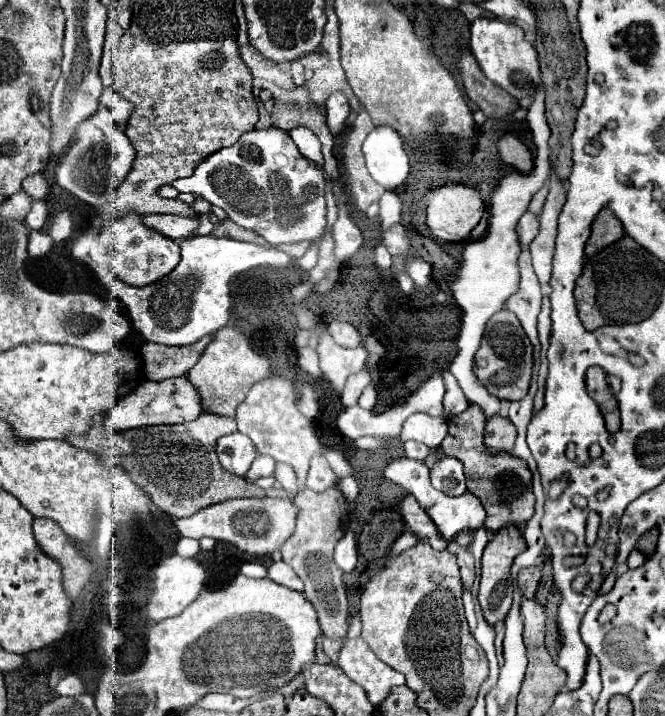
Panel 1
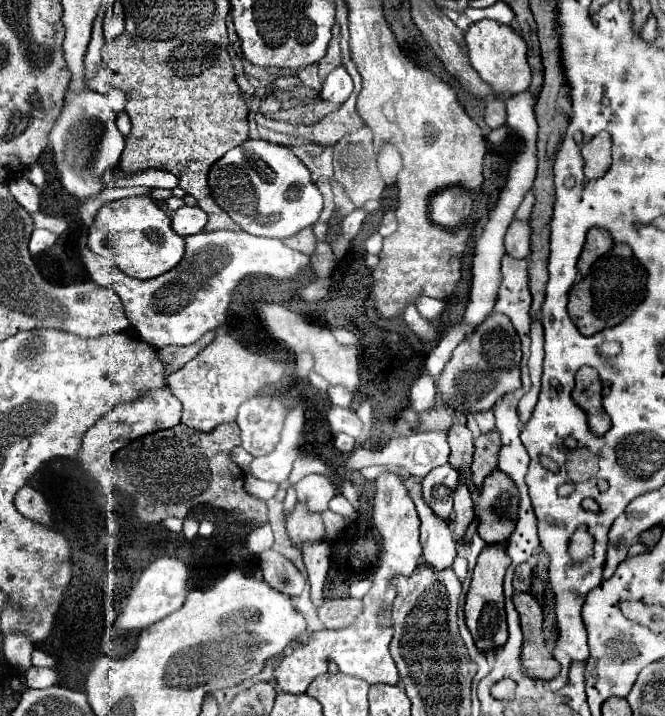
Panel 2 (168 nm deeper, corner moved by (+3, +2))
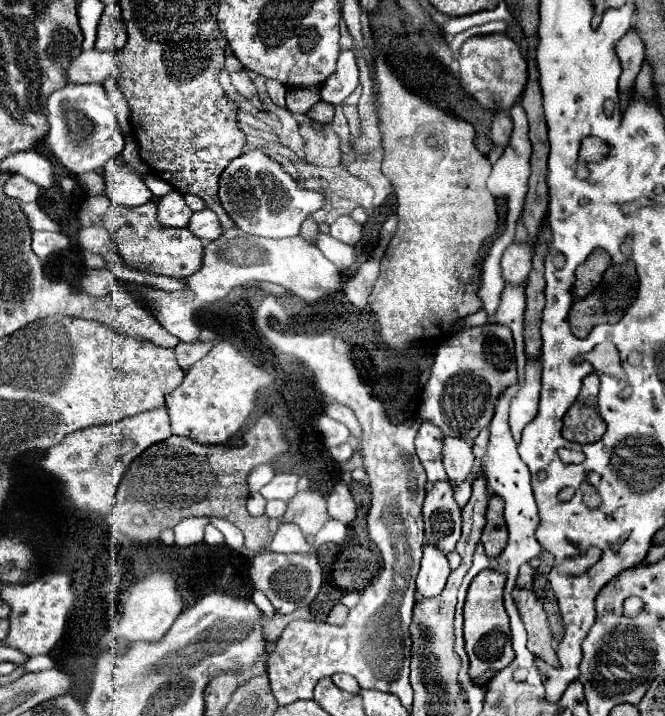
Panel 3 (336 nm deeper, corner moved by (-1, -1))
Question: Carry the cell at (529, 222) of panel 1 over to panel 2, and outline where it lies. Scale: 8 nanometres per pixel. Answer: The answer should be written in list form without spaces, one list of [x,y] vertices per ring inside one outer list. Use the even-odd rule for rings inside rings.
[[[514,220],[506,232],[504,246],[506,246],[506,254],[510,254],[512,258],[518,258],[518,260],[528,258],[528,254],[530,254],[530,226],[528,226],[528,222]]]

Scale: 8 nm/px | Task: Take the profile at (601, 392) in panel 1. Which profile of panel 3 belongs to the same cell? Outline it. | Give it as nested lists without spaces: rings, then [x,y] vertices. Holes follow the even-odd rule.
[[[590,373],[582,381],[580,395],[564,415],[562,435],[576,443],[600,441],[606,433],[606,421],[598,413],[598,373]]]

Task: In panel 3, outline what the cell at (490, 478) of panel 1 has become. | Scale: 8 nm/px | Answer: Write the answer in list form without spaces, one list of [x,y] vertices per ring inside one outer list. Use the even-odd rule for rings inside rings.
[[[498,495],[490,497],[488,513],[486,513],[486,527],[482,533],[482,543],[488,557],[498,557],[508,543],[508,529],[504,521],[504,501]]]

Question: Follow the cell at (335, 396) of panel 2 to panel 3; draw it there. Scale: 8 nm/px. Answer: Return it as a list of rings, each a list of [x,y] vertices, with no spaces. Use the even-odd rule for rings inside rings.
[[[334,403],[334,405],[330,405],[330,407],[328,407],[328,415],[330,415],[330,417],[334,417],[334,419],[338,419],[338,421],[342,421],[342,423],[352,431],[352,435],[354,435],[356,439],[362,435],[362,429],[360,429],[358,421],[356,421],[354,413],[352,413],[348,407]]]

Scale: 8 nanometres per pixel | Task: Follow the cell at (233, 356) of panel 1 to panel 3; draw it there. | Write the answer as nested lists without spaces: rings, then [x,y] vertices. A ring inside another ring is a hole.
[[[216,343],[204,359],[196,361],[186,371],[182,385],[166,397],[174,435],[188,435],[194,441],[206,445],[228,441],[252,413],[256,391],[272,383],[274,377],[262,367],[256,367],[232,343]]]

